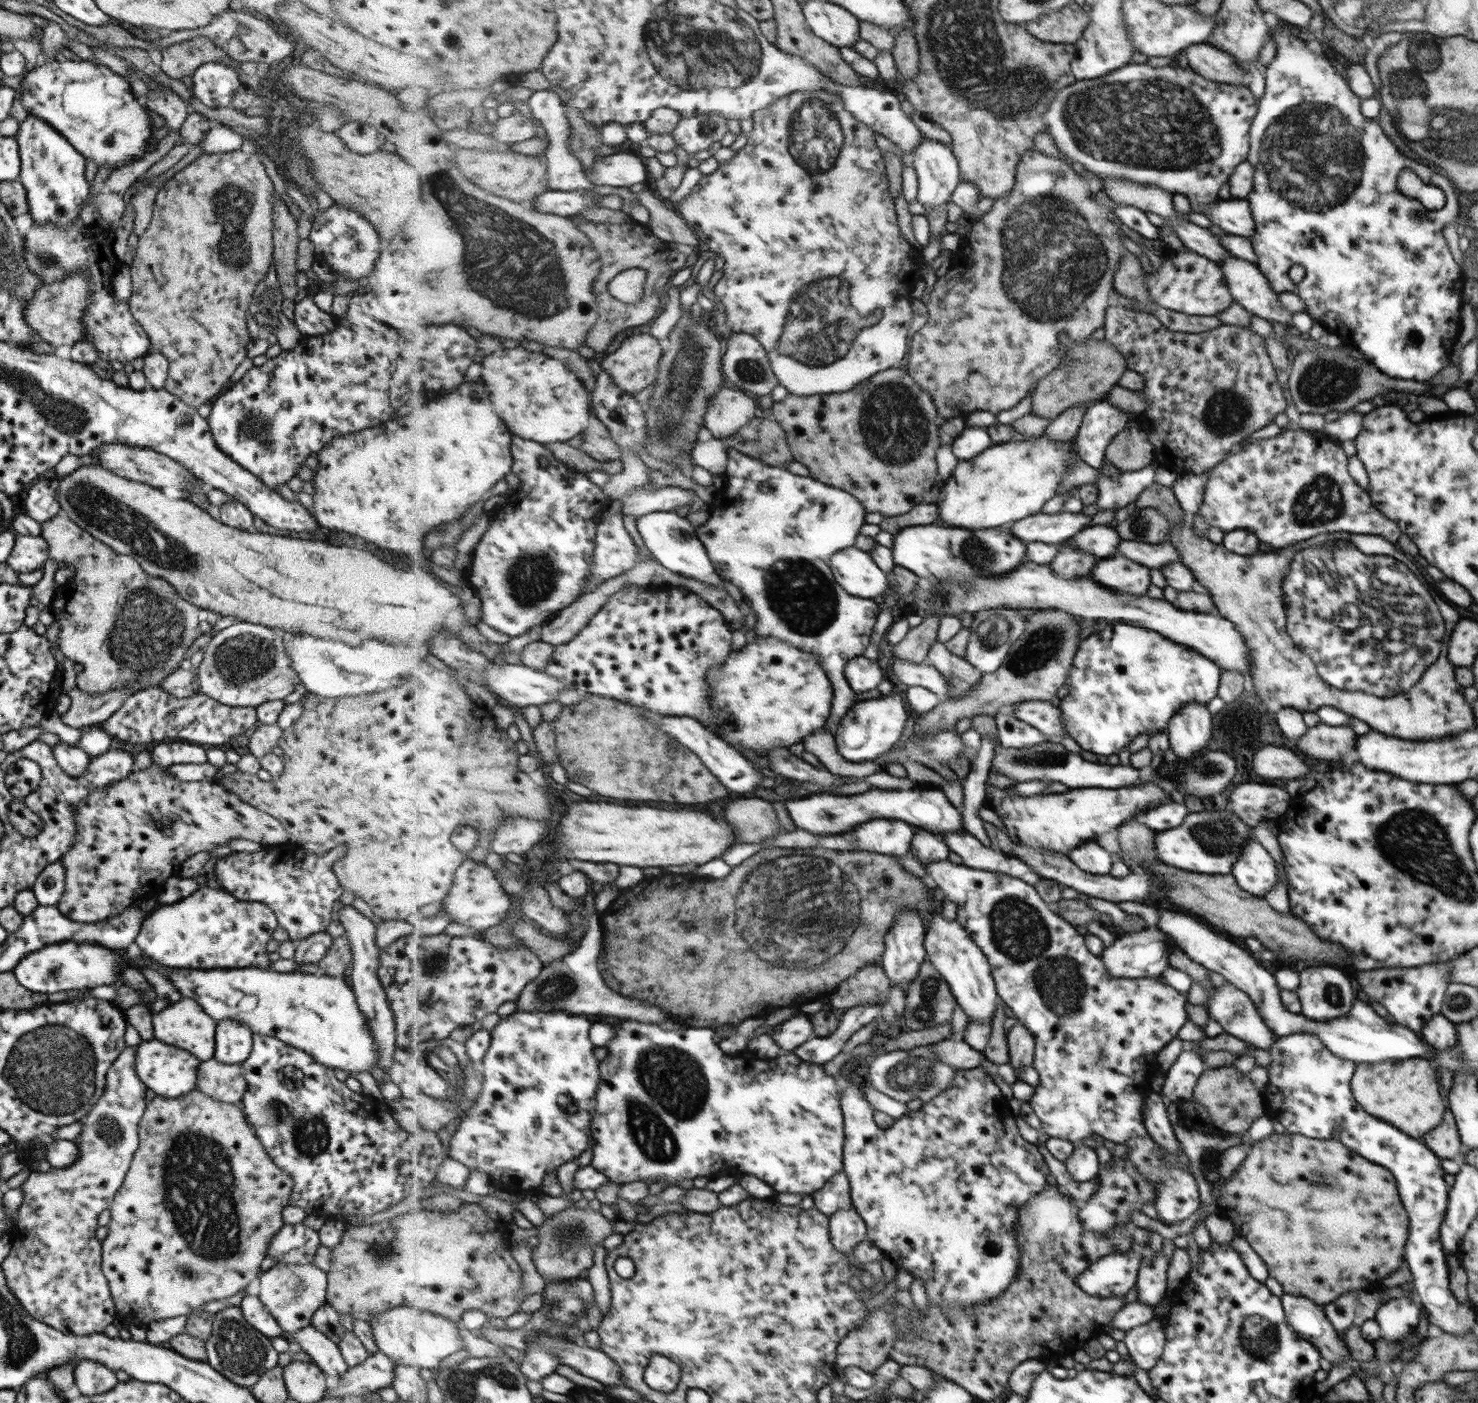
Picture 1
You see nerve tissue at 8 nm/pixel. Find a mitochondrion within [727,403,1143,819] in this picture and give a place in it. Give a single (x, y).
(801, 597)

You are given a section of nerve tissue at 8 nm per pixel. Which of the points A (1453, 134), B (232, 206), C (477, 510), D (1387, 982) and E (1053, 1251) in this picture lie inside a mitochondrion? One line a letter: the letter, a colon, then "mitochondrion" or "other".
A: mitochondrion
B: mitochondrion
C: other
D: other
E: mitochondrion

